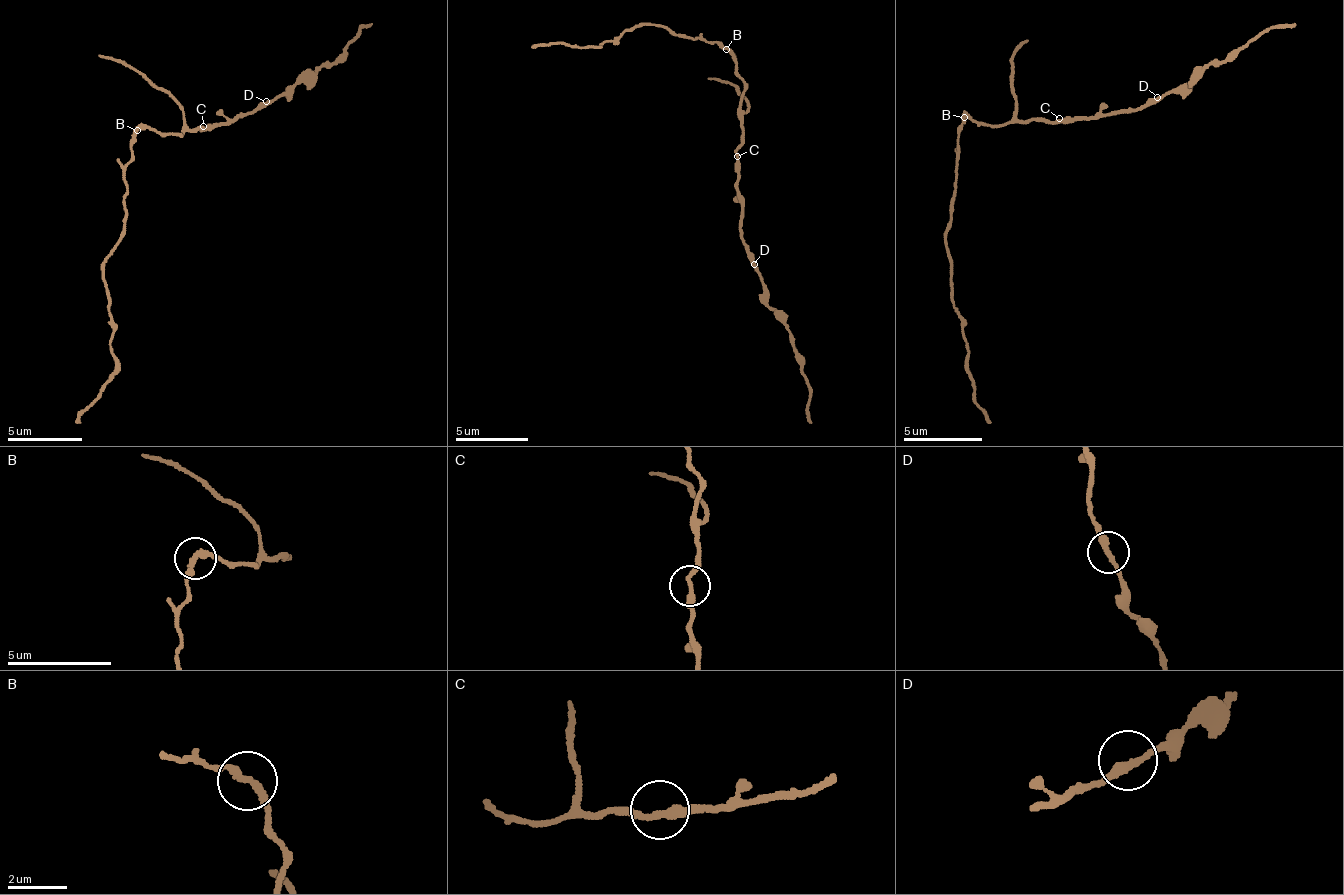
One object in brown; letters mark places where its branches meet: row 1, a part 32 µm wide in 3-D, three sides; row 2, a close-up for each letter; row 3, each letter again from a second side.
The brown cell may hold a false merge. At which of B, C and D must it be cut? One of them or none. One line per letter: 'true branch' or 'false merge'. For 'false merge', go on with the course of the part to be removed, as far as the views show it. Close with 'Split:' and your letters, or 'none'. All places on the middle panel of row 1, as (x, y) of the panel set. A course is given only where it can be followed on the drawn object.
B: false merge; course (727, 48), (703, 38), (671, 36), (644, 25), (623, 30), (613, 41), (590, 46), (531, 47)
C: true branch
D: true branch
Split: B

